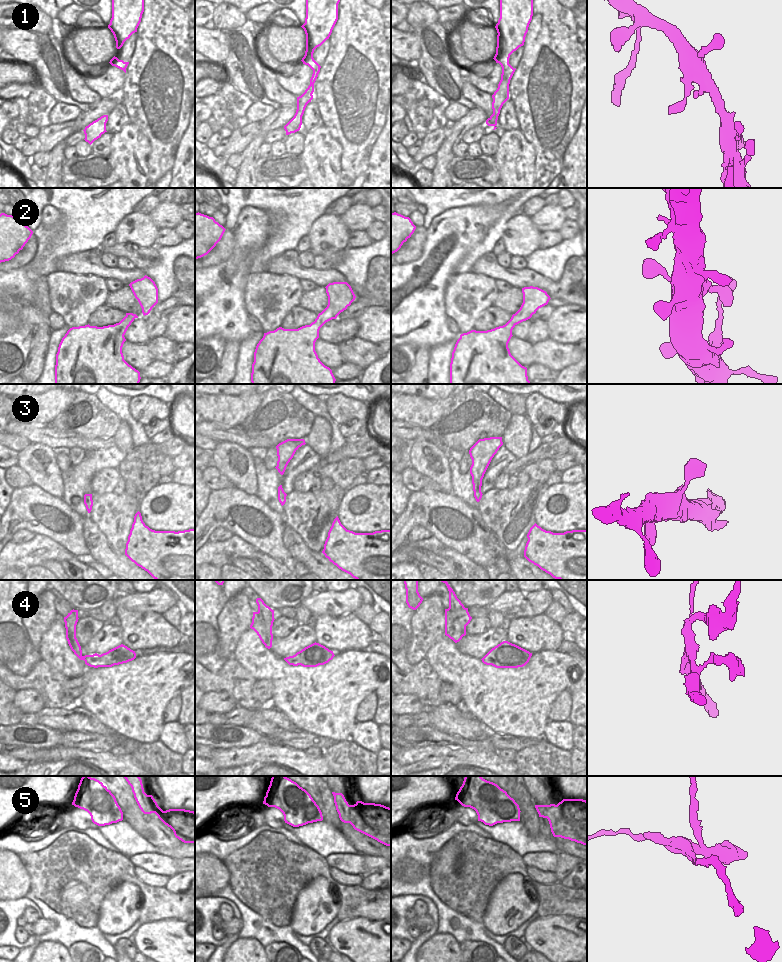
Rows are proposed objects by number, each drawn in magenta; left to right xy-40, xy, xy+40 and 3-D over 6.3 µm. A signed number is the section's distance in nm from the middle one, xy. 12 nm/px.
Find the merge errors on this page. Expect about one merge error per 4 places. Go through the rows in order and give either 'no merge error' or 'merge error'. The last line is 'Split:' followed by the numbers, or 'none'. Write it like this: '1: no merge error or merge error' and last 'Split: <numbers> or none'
1: no merge error
2: no merge error
3: no merge error
4: merge error
5: merge error
Split: 4, 5

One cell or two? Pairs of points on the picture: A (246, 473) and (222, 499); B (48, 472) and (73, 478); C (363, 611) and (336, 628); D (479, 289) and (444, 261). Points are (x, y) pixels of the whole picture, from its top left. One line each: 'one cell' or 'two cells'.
A: two cells
B: two cells
C: two cells
D: two cells

